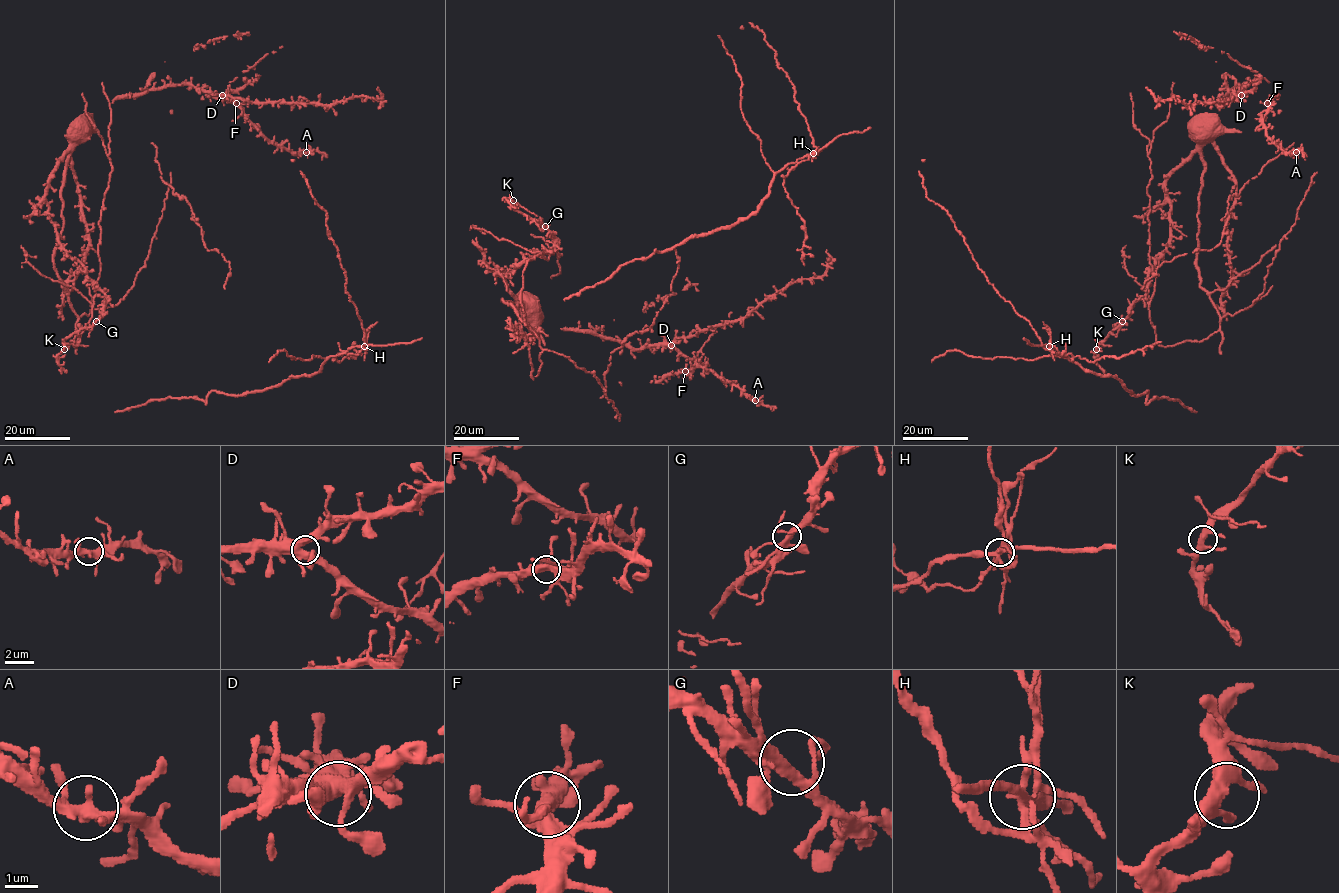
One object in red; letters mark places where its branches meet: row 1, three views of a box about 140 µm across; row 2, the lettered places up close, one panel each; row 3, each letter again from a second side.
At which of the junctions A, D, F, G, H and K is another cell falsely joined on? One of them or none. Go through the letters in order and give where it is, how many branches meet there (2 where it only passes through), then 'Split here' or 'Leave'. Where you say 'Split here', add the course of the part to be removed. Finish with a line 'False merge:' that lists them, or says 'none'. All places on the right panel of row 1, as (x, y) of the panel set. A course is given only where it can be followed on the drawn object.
A: Place: (1296, 152). Branches: 4. Leave
D: Place: (1241, 95). Branches: 5. Leave
F: Place: (1267, 103). Branches: 4. Leave
G: Place: (1122, 321). Branches: 4. Leave
H: Place: (1049, 346). Branches: 5. Split here
K: Place: (1096, 349). Branches: 4. Leave
False merge: H

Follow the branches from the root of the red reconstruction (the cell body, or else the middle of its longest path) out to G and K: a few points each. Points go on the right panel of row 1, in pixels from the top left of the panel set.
G: (1220, 354), (1220, 314), (1197, 267), (1197, 151), (1166, 181), (1169, 243), (1122, 321)
K: (1220, 354), (1220, 314), (1197, 267), (1197, 151), (1166, 181), (1169, 243), (1148, 291), (1096, 349)

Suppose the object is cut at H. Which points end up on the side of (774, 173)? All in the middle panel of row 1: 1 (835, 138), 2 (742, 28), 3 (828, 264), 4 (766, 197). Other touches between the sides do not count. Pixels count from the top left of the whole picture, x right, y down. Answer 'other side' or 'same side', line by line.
1: same side
2: other side
3: same side
4: same side

